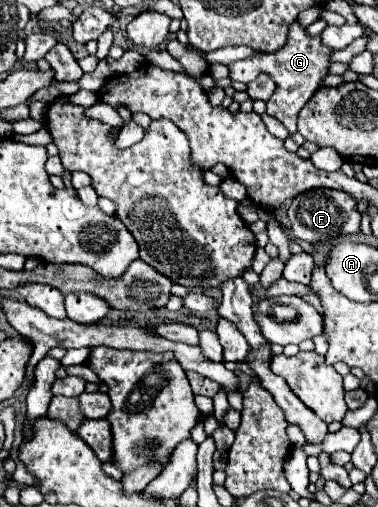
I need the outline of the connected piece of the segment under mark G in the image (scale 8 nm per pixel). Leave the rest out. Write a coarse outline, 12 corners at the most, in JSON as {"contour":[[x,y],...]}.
{"contour":[[291,24],[287,44],[229,64],[248,84],[267,72],[277,84],[269,116],[289,132],[321,86],[329,48]]}

